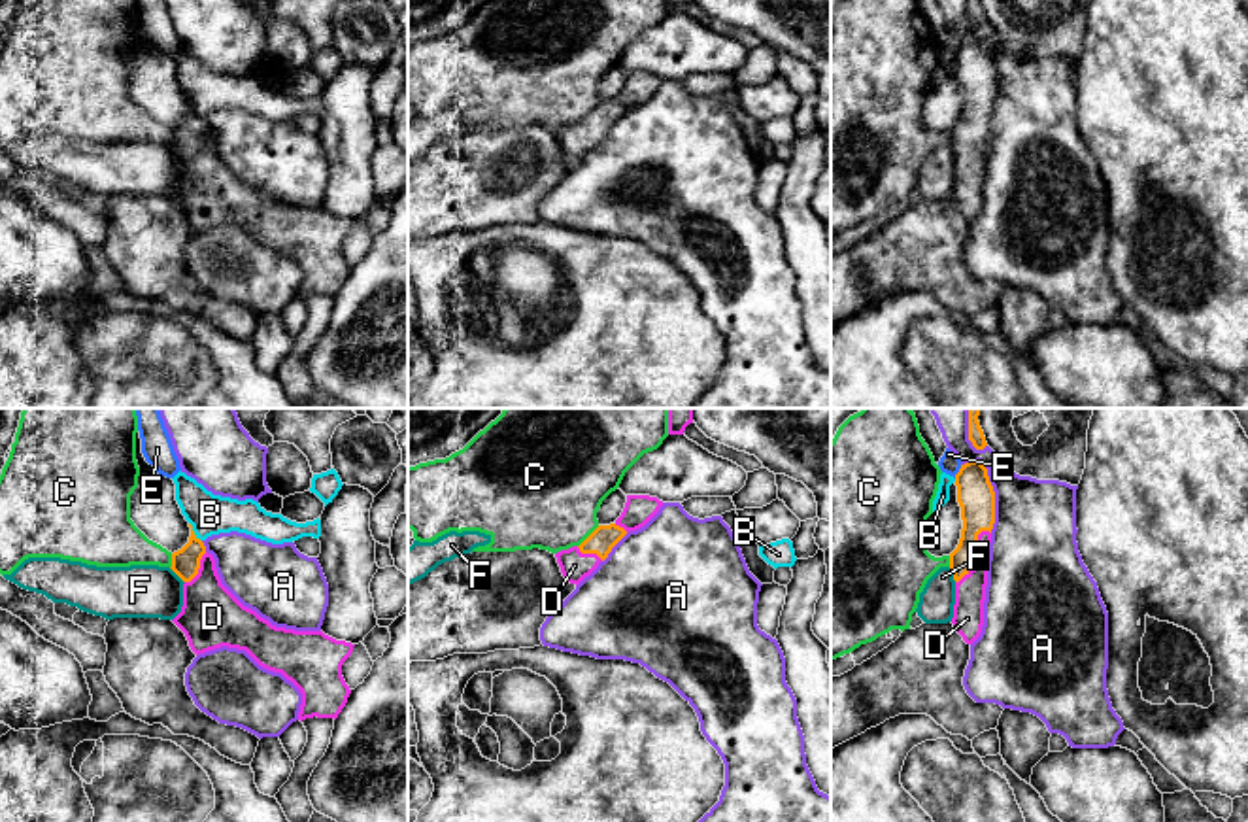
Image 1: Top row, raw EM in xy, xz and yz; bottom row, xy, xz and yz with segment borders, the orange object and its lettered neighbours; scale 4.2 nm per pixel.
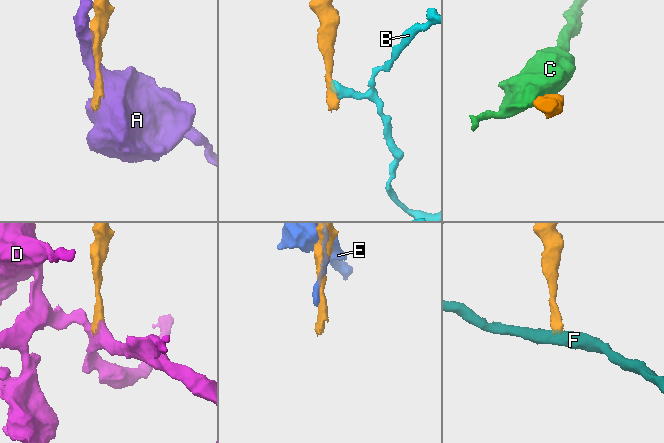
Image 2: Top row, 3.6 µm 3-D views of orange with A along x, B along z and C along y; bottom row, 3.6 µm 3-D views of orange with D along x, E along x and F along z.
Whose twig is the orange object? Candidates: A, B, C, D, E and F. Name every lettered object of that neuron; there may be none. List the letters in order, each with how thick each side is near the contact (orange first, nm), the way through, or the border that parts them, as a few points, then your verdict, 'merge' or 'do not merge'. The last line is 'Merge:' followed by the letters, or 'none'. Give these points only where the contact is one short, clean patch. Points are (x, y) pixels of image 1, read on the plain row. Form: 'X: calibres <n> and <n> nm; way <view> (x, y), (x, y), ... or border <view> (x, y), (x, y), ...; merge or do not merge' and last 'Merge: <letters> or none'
A: calibres 160 and 360 nm; do not merge
B: calibres 120 and 180 nm; border xy (189, 99), (201, 118); do not merge
C: calibres 110 and 460 nm; border xz (599, 102), (578, 123); do not merge
D: calibres 160 and 130 nm; way yz (977, 74), (977, 133), (971, 146), (971, 167); merge
E: calibres 160 and 90 nm; do not merge
F: calibres 120 and 220 nm; border xy (168, 144), (184, 159); do not merge
Merge: D

